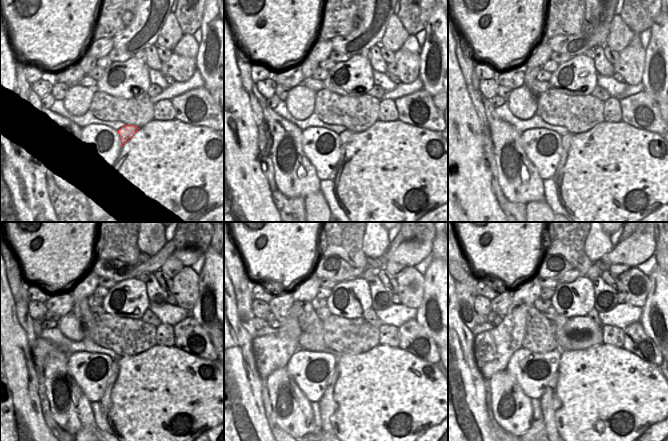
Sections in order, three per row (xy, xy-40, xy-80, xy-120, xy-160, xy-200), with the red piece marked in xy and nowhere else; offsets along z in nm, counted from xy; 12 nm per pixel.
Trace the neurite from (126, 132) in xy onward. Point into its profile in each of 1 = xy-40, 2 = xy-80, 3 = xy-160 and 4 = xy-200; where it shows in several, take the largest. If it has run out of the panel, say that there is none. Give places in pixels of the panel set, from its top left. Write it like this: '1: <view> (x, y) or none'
1: xy-40 (346, 136)
2: xy-80 (566, 139)
3: xy-160 (327, 406)
4: xy-200 (550, 402)

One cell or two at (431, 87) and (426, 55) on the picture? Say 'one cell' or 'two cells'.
one cell

